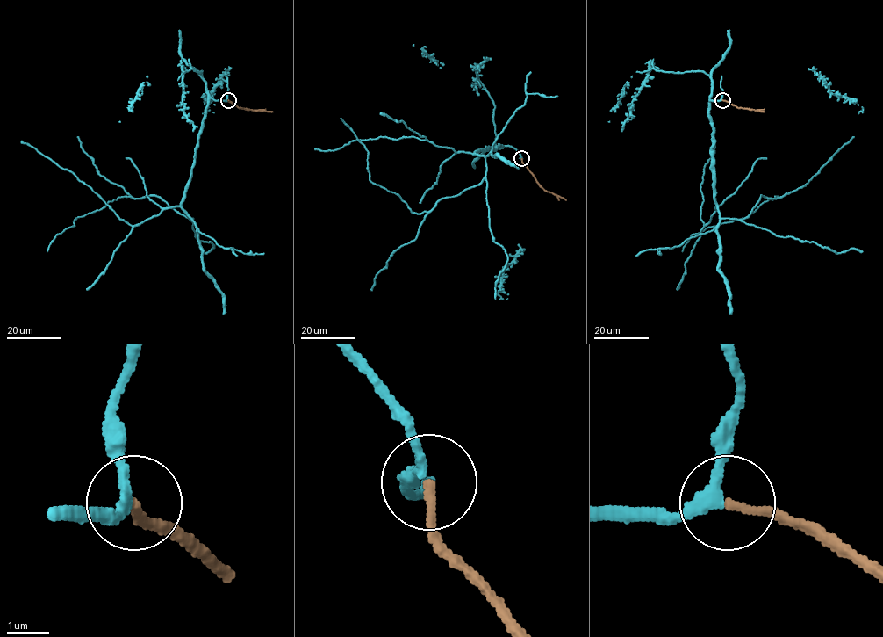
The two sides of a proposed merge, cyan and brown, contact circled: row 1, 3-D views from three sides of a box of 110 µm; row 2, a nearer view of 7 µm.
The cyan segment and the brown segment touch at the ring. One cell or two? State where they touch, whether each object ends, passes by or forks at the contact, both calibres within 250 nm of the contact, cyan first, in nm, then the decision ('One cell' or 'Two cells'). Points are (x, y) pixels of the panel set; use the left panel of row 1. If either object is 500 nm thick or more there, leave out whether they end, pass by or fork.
Place: (228, 100). At the ring cyan passes by. At the ring brown ends. Thickness 240 nm (cyan) against 200 nm. One cell

